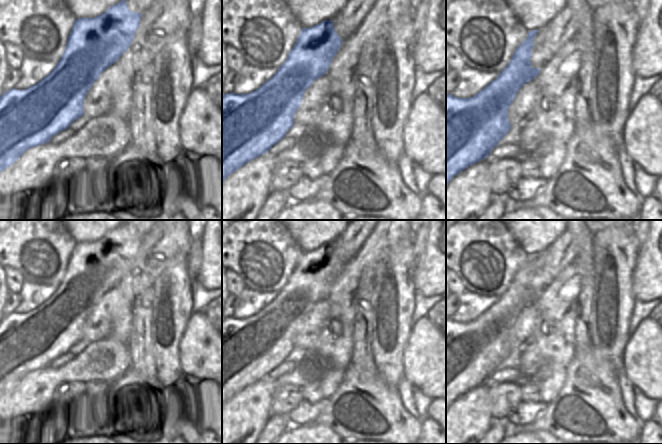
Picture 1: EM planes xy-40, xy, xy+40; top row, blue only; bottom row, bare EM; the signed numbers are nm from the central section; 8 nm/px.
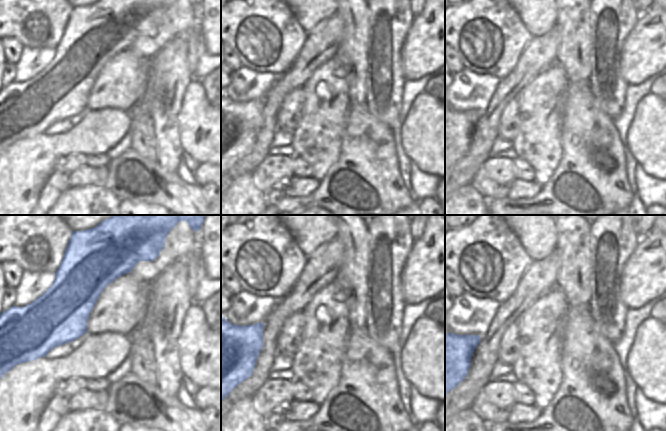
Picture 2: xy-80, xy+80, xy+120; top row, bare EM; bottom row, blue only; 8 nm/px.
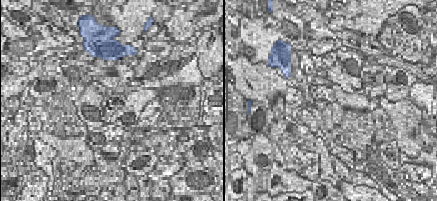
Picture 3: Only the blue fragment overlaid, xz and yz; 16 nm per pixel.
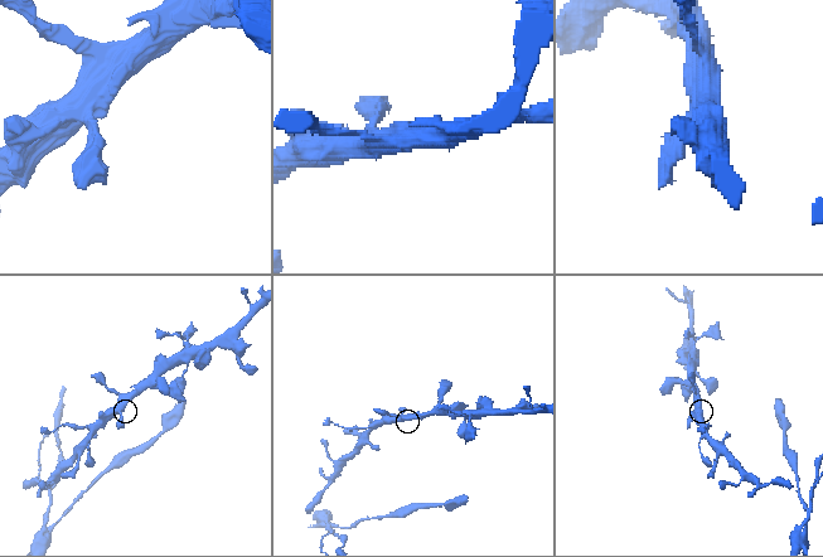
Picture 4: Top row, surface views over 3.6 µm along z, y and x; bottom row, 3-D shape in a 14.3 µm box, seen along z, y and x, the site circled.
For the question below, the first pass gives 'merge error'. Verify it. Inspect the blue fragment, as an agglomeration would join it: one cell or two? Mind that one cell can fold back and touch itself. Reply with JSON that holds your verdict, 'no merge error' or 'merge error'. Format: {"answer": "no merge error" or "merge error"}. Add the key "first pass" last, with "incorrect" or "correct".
{"answer": "merge error", "first pass": "correct"}

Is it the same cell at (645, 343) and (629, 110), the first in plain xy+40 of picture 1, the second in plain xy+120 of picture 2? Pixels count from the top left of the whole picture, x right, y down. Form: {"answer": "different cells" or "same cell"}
{"answer": "different cells"}

